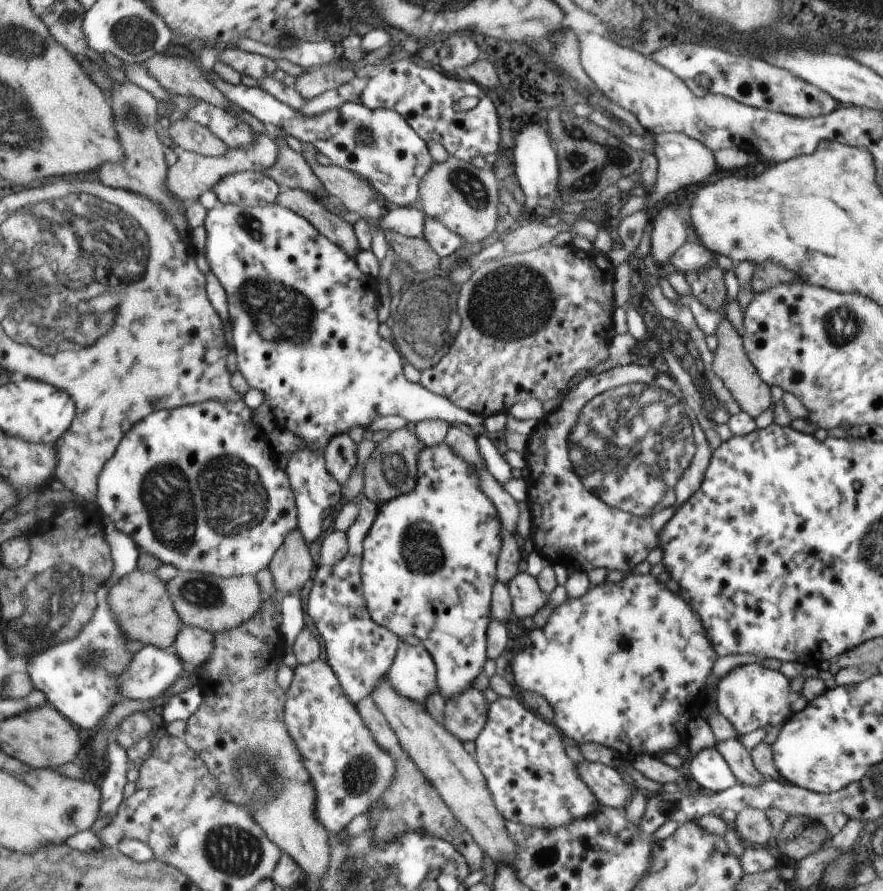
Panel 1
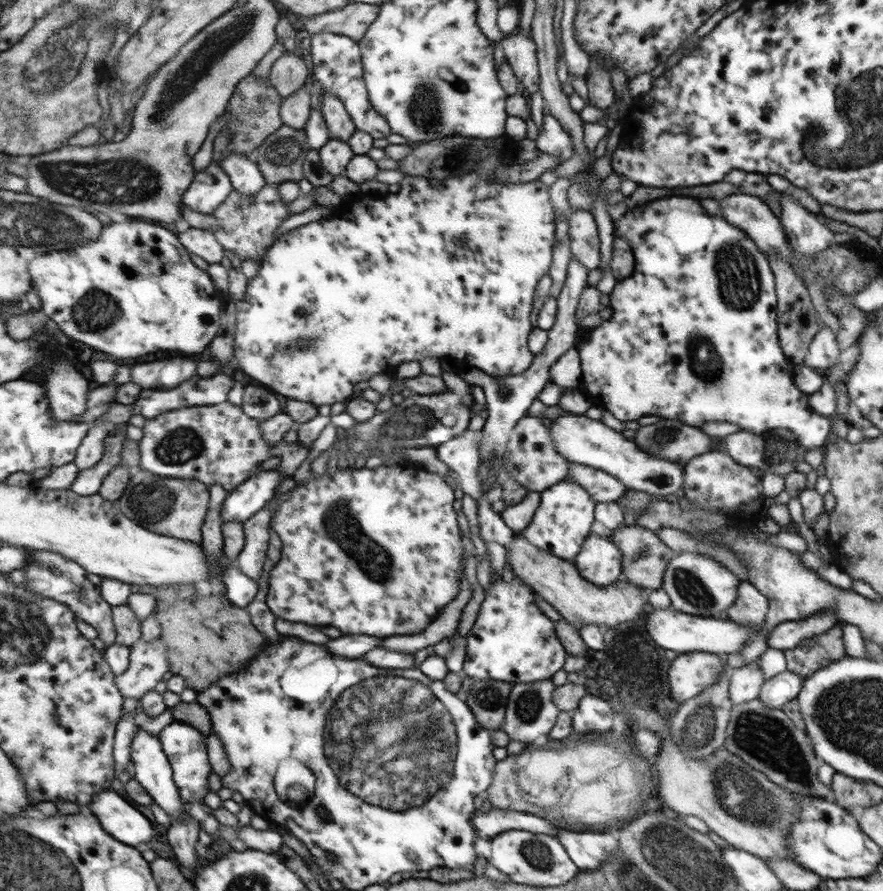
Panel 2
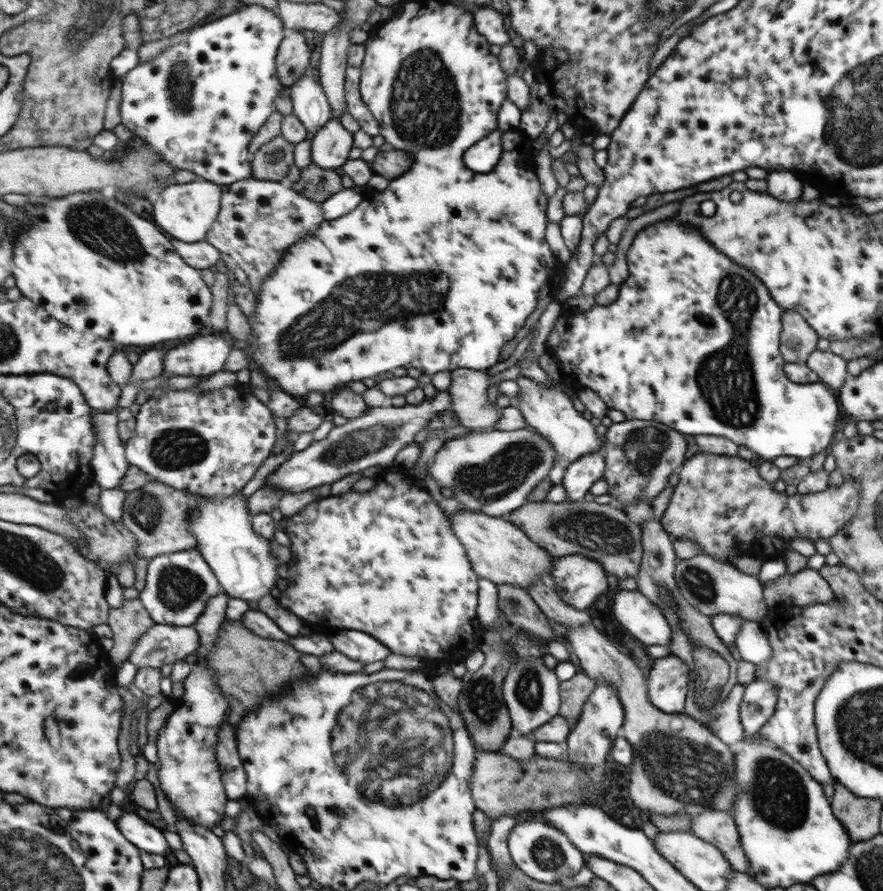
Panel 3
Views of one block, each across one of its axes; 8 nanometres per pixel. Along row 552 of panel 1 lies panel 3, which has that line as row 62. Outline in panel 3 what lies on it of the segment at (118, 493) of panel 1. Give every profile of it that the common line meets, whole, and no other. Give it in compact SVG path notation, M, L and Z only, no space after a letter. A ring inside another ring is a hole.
M242 6L236 12L220 17L206 26L194 28L192 34L184 37L179 44L174 45L164 51L158 58L141 63L136 69L129 72L122 78L122 102L121 116L123 124L126 128L130 128L130 132L140 136L144 142L150 143L157 152L157 155L164 161L170 161L177 170L191 170L196 172L205 179L221 185L233 185L234 183L252 179L255 176L255 168L253 161L250 161L250 144L252 137L256 136L264 124L270 120L272 112L276 110L276 98L282 93L289 91L286 84L283 84L282 76L279 73L279 54L280 48L283 47L284 39L287 38L289 31L282 16L276 15L274 10L268 10L264 6Z

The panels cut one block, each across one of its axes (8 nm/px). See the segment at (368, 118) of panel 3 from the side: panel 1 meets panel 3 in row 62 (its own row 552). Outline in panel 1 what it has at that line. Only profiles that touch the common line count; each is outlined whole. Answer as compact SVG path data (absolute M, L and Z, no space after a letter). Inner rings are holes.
M362 498L358 504L360 514L355 523L347 530L351 550L343 562L336 566L321 565L314 576L314 585L308 602L308 614L314 620L325 642L327 661L331 664L344 690L352 702L358 704L371 695L374 686L380 685L386 670L395 661L400 639L387 627L378 626L372 621L367 610L360 570L363 556L363 542L379 515L378 505L368 498Z

